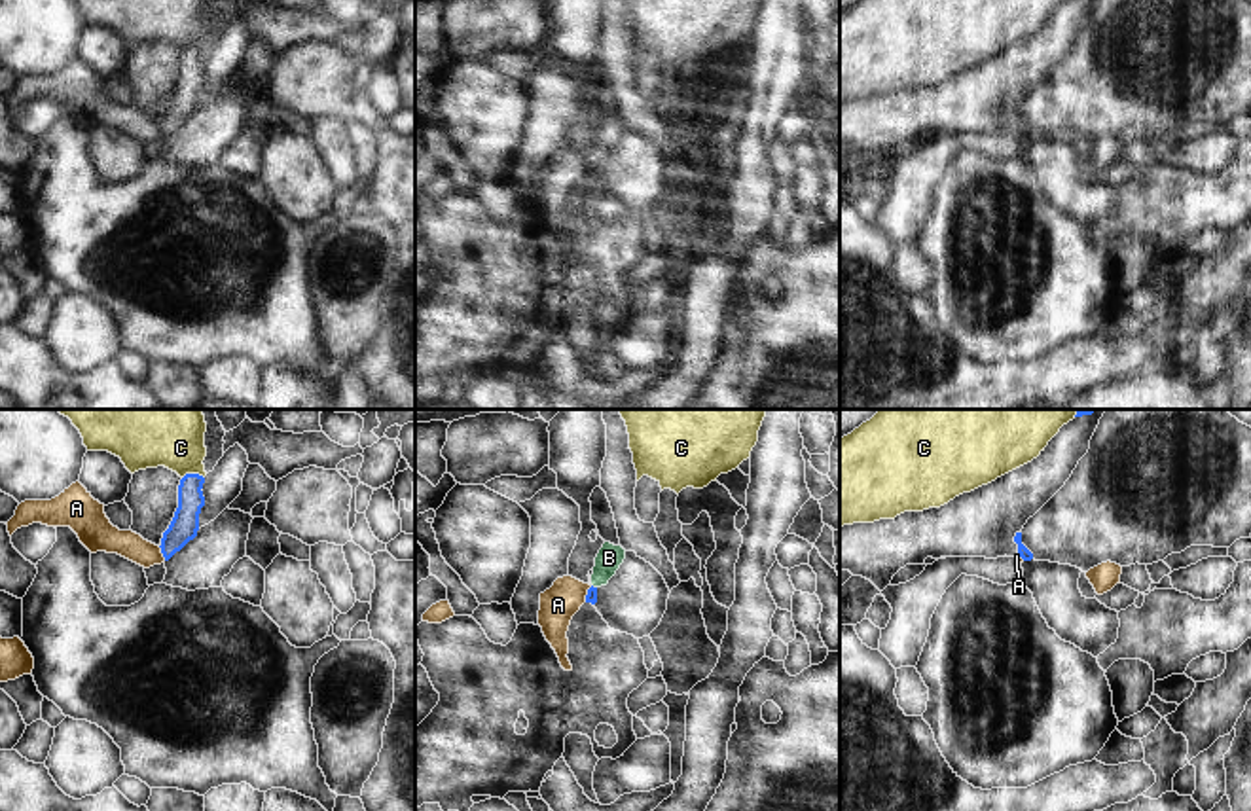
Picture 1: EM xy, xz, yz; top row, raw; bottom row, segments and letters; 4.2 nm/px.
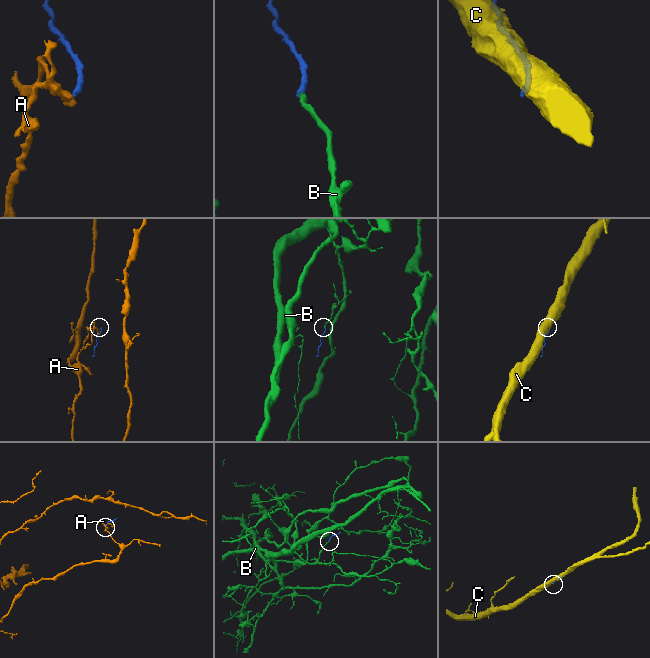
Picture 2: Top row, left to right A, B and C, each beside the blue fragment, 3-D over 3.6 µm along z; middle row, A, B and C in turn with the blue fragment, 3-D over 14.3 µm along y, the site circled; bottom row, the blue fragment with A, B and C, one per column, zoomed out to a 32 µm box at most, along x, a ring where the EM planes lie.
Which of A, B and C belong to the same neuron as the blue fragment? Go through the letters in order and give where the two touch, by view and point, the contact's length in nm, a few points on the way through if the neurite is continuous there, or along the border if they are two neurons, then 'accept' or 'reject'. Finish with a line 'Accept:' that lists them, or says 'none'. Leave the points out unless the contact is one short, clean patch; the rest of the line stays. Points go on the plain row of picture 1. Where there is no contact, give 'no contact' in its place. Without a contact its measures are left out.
A: meets blue in xy at (162, 127); contact 70 nm long; border along xy (158, 122), (165, 135); reject
B: meets blue in xz at (592, 162); contact 30 nm long; runs through xz (592, 169), (592, 162), (609, 133); accept
C: meets blue in xy at (192, 50); contact 100 nm long; reject
Accept: B

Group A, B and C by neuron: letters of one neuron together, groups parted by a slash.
A / B / C

